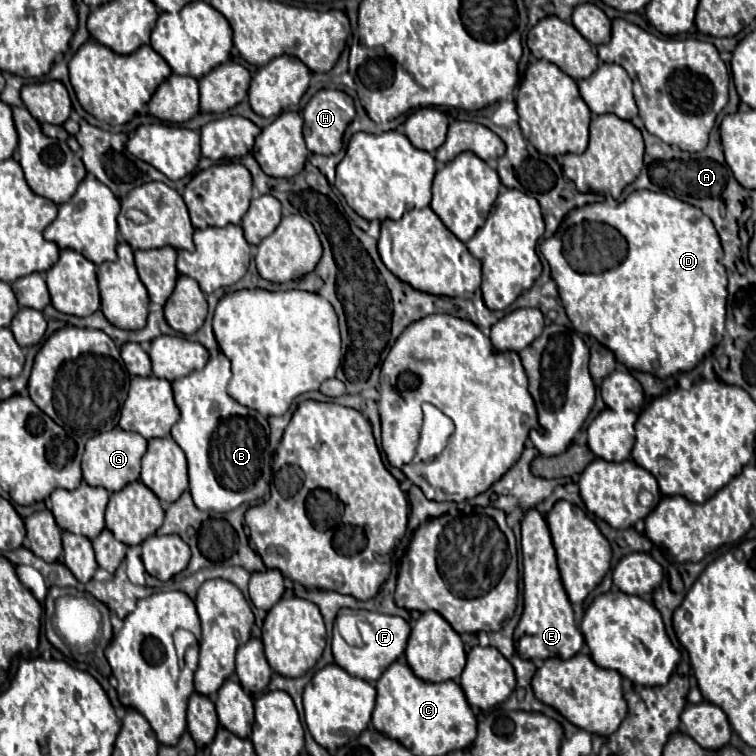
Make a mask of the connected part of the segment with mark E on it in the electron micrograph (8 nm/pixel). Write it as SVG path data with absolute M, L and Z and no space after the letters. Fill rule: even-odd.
M530 508L522 520L522 580L524 580L524 614L514 630L516 650L526 660L546 660L546 658L572 658L584 644L582 632L576 628L574 610L566 596L560 580L556 552L552 546L550 530L544 516Z

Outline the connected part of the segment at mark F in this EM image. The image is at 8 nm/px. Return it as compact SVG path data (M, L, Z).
M366 612L366 622L362 624L362 630L364 630L364 636L362 636L364 646L362 648L352 648L342 640L338 630L334 628L332 652L334 652L336 664L342 666L348 674L358 676L358 678L368 680L368 682L374 684L382 676L382 672L404 654L406 642L408 642L408 636L410 636L410 624L400 616L390 616L390 614L380 614L380 612Z

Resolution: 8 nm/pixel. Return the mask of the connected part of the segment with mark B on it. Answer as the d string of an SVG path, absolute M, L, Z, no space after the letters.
M218 354L208 360L208 364L202 370L196 370L184 378L178 378L172 382L174 400L180 408L180 420L172 426L172 438L176 444L184 450L188 458L188 476L190 476L190 492L194 498L194 504L200 510L218 510L228 512L238 508L244 502L258 500L264 496L264 492L270 486L272 478L272 452L268 444L268 420L242 404L238 404L228 392L228 382L232 378L230 372L230 360L224 354Z

